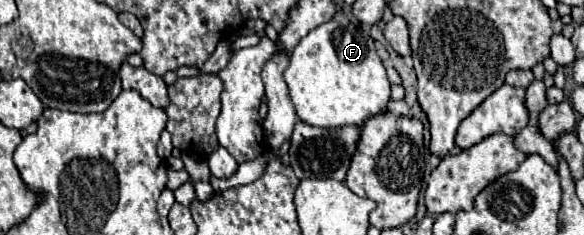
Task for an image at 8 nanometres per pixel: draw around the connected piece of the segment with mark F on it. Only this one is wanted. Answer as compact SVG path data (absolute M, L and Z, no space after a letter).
M329 20L317 28L313 28L293 50L291 62L283 72L283 78L289 86L289 98L295 106L297 118L309 126L317 128L337 128L337 126L361 126L371 114L383 110L389 102L391 90L385 74L385 66L375 54L375 42L367 30L361 26L341 26L337 20Z

